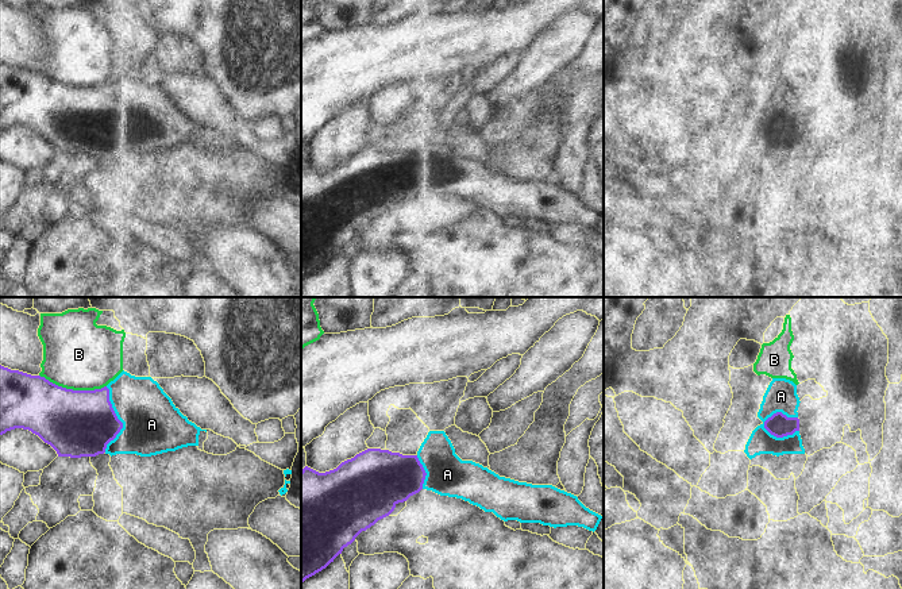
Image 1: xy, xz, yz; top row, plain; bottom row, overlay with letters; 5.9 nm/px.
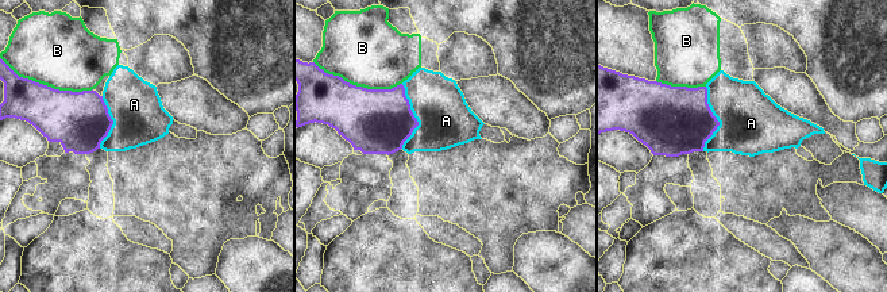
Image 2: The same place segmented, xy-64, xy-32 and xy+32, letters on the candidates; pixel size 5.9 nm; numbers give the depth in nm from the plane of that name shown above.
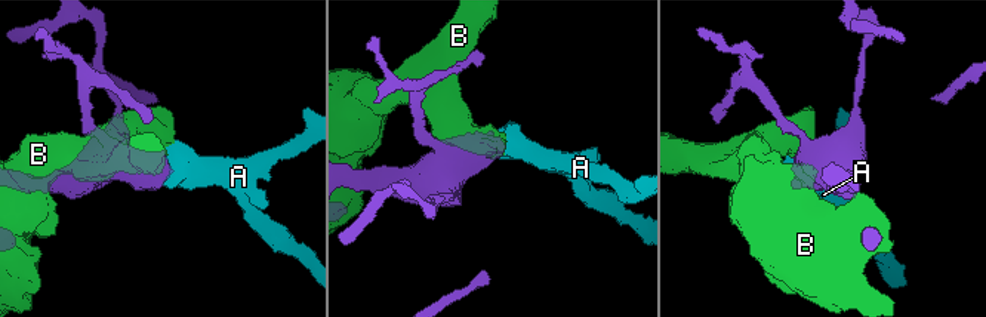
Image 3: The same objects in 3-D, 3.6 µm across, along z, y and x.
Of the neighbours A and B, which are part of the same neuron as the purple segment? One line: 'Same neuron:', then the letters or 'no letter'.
Same neuron: A

